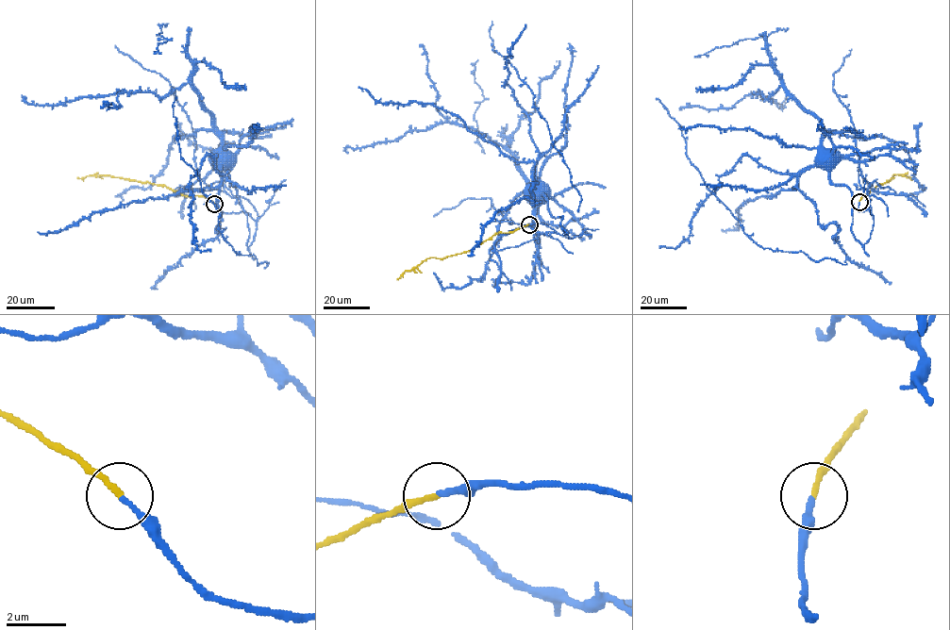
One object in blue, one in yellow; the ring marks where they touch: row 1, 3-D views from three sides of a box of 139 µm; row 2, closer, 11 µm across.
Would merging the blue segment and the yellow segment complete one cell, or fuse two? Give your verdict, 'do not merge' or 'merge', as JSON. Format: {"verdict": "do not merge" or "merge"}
{"verdict": "merge"}

